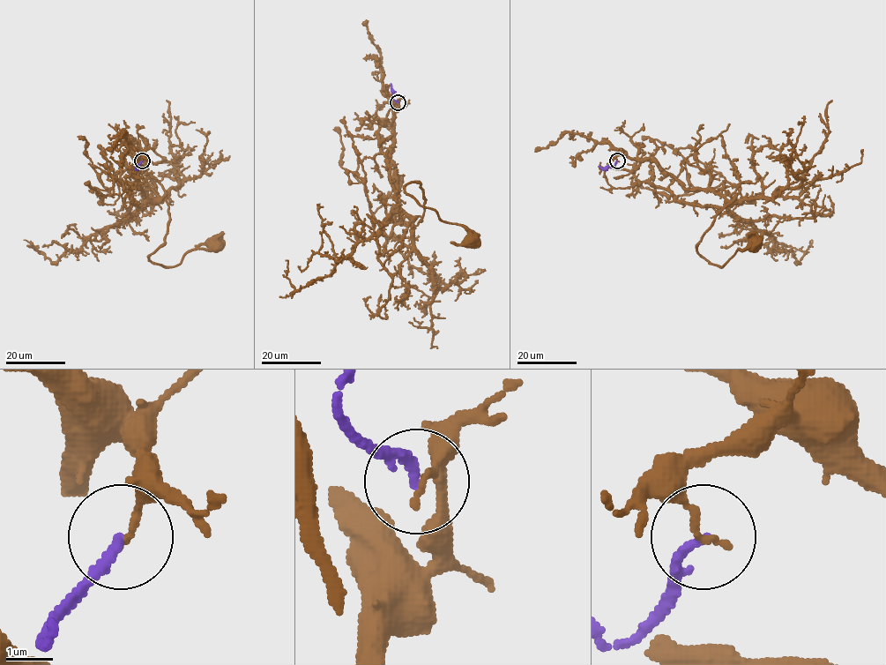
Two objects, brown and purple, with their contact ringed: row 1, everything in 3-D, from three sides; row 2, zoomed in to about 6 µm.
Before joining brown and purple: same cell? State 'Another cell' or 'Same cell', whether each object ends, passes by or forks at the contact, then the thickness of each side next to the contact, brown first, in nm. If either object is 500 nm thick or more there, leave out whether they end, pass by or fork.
Another cell. At the ring brown ends. At the ring purple ends. Thickness 160 nm (brown) against 200 nm

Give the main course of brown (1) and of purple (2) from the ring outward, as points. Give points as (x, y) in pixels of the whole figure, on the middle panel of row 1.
1: (398, 102), (390, 163), (399, 206), (422, 220), (423, 190), (415, 182), (405, 191), (461, 224), (470, 241)
2: (398, 102), (392, 97), (390, 83)

